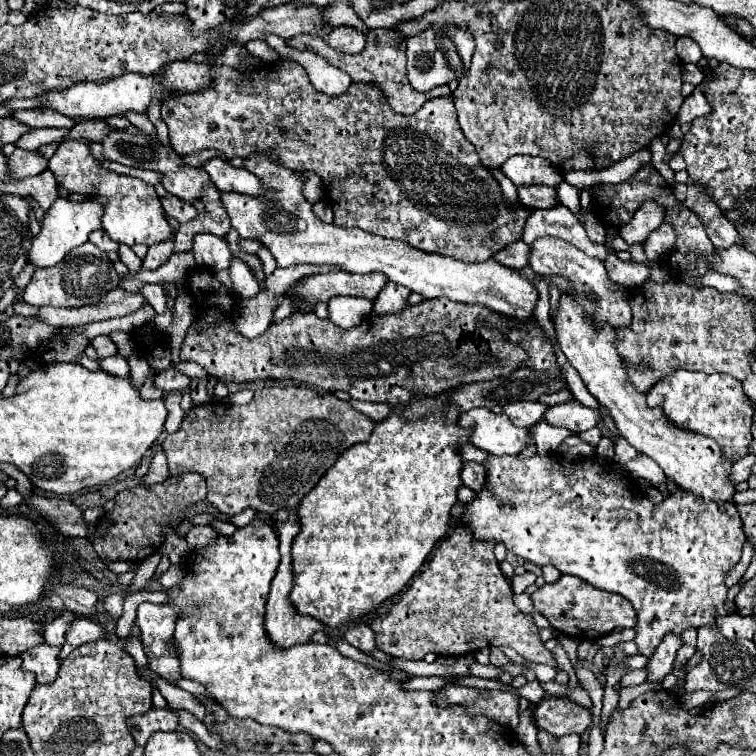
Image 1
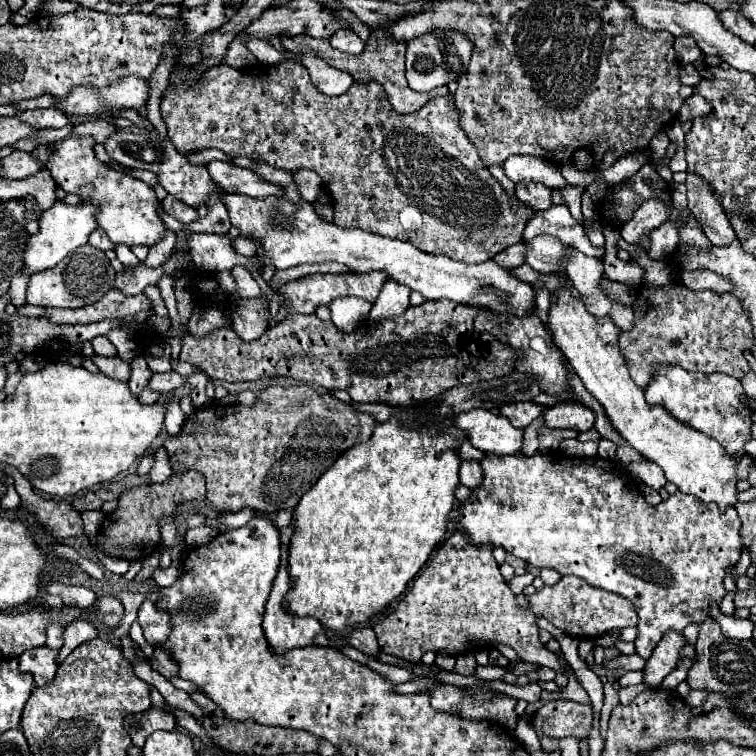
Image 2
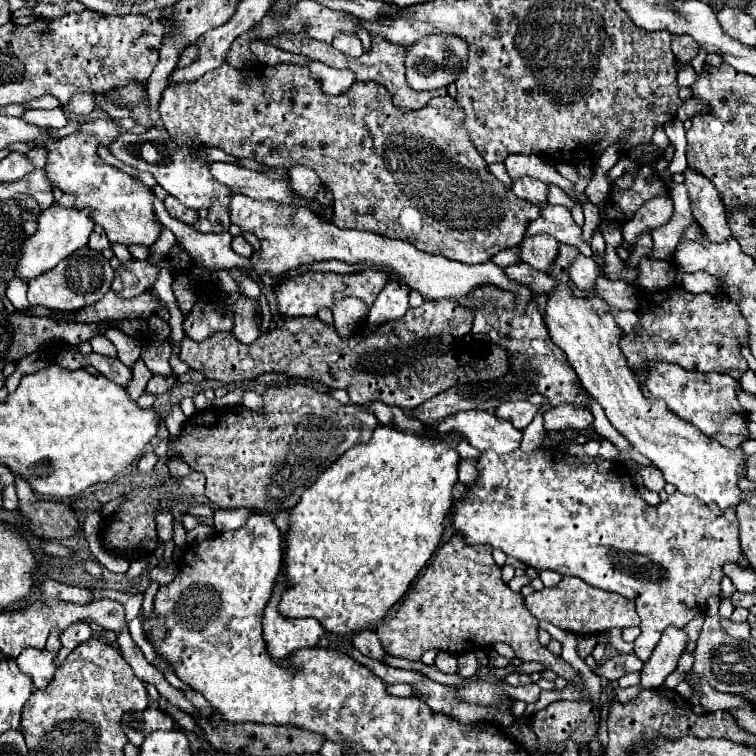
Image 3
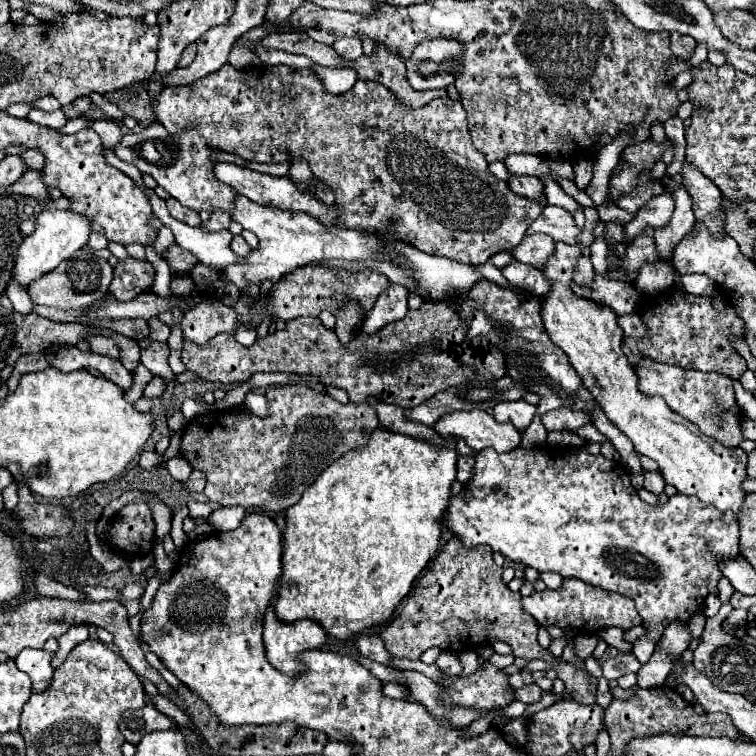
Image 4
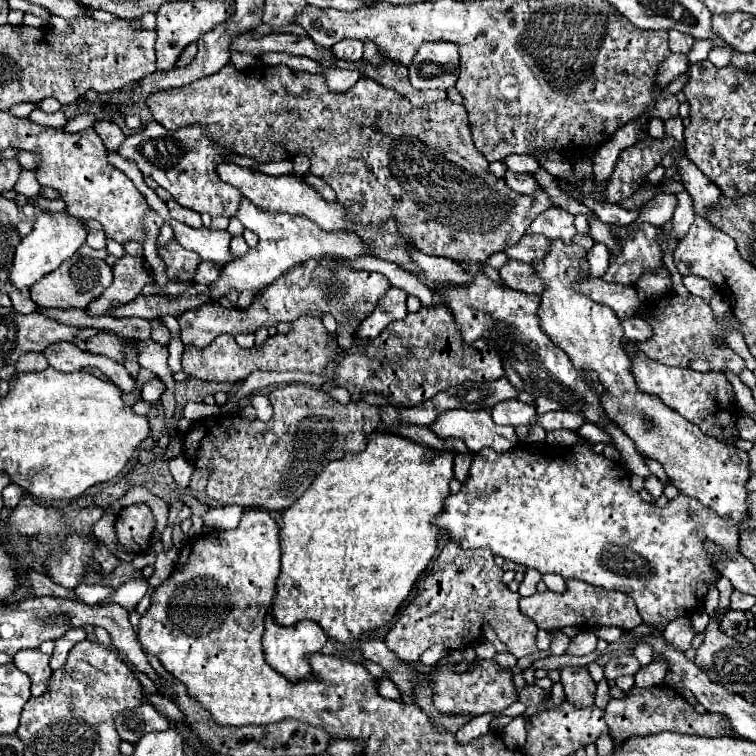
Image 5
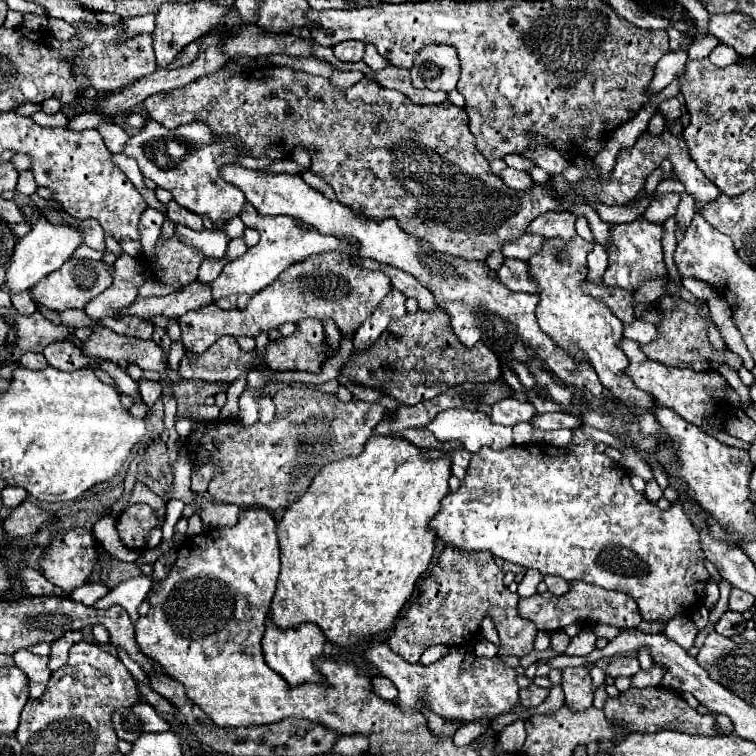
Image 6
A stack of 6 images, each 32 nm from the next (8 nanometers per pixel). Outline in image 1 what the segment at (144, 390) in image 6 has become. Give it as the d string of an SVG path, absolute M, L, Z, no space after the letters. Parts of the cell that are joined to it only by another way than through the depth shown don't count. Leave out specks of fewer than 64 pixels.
M170 364L170 368L166 368L164 372L158 372L156 378L154 378L154 384L164 390L164 392L170 392L170 390L184 390L190 386L190 378L186 374L182 374L174 364Z

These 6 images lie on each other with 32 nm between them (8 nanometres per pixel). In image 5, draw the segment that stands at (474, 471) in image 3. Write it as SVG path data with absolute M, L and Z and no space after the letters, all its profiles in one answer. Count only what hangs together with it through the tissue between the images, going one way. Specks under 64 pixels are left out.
M456 454L456 458L454 458L454 474L456 474L456 478L460 482L464 482L468 478L470 464L472 464L472 456L470 454Z

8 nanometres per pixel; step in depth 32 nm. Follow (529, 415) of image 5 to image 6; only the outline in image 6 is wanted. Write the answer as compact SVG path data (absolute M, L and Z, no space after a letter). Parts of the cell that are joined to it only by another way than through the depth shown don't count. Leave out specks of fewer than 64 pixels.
M516 398L500 400L492 406L492 422L502 426L516 426L520 422L532 422L536 416L536 410L530 402L520 402Z

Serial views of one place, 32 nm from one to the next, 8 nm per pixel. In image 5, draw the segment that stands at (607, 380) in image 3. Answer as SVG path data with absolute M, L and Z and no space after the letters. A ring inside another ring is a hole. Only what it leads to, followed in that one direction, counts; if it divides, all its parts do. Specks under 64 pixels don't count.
M578 234L572 244L564 244L562 240L552 240L552 248L548 252L548 256L534 264L538 276L544 280L546 284L546 292L542 294L542 302L538 308L538 318L540 318L540 326L542 330L548 334L548 338L552 338L556 342L556 346L560 346L572 360L574 368L588 368L588 372L596 372L600 384L604 386L604 396L600 396L600 400L604 400L604 412L608 412L608 416L612 416L612 420L616 420L616 424L620 424L620 430L632 438L632 442L636 444L636 450L642 456L648 456L656 462L662 464L668 482L674 484L682 494L686 496L694 496L698 498L704 506L716 510L720 516L732 516L732 520L740 526L744 516L746 516L746 480L750 478L748 474L748 454L736 446L728 446L722 444L720 440L706 436L700 432L700 428L696 428L696 424L684 420L678 412L672 412L660 398L642 394L636 388L636 380L632 376L630 370L630 358L626 356L624 348L622 348L622 340L624 340L624 332L620 326L618 316L604 304L598 304L594 300L590 300L588 296L582 296L574 290L576 278L580 274L578 262L586 256L586 252L592 248L594 240L590 234ZM646 422L652 422L652 426L648 428Z

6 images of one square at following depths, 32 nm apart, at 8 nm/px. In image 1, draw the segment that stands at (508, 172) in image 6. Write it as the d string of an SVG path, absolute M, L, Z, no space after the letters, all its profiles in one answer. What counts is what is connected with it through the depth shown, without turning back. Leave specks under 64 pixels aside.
M522 186L518 190L518 196L526 208L554 208L558 204L554 186Z

